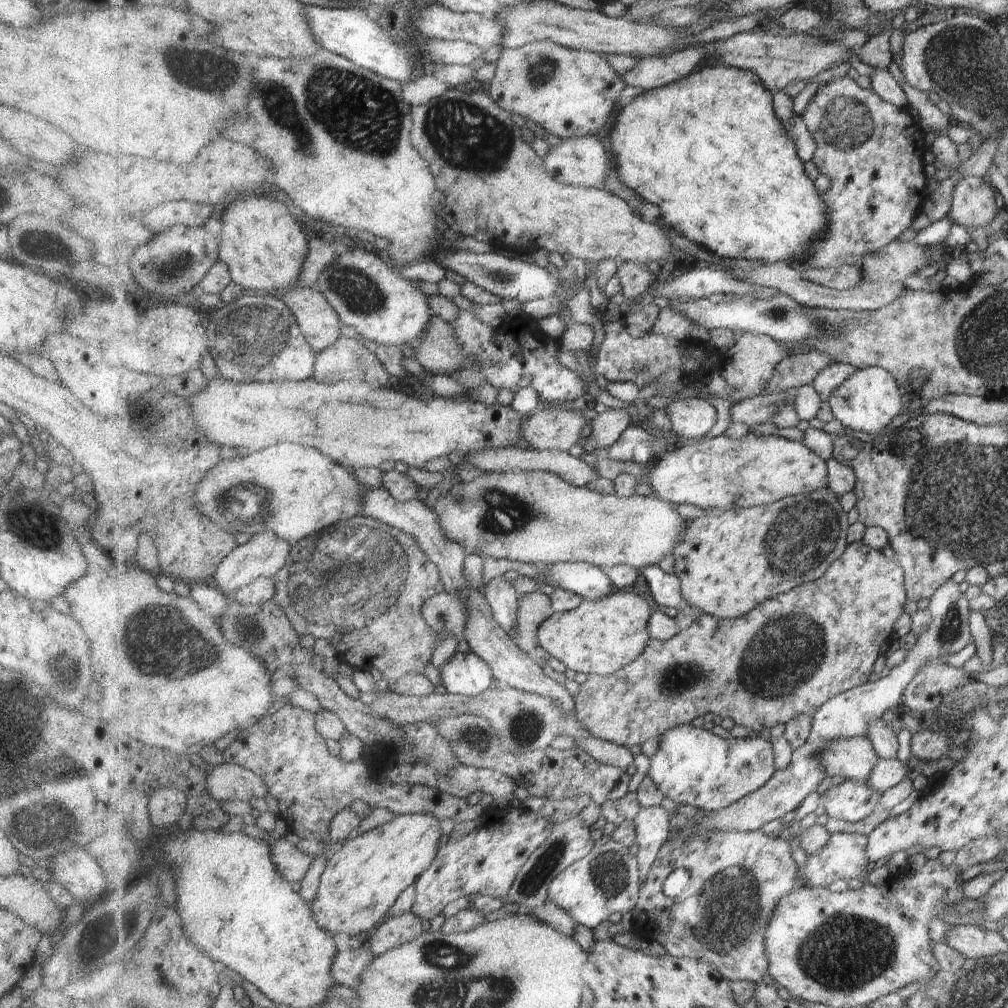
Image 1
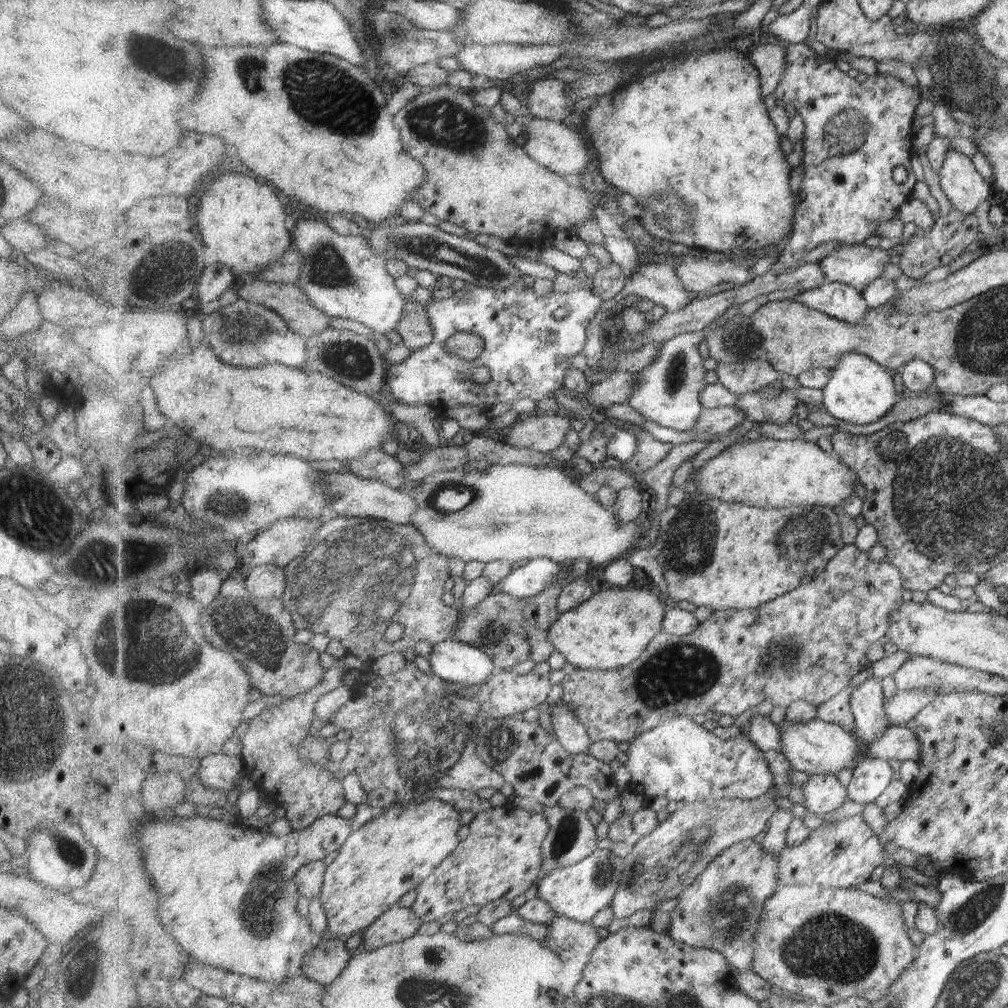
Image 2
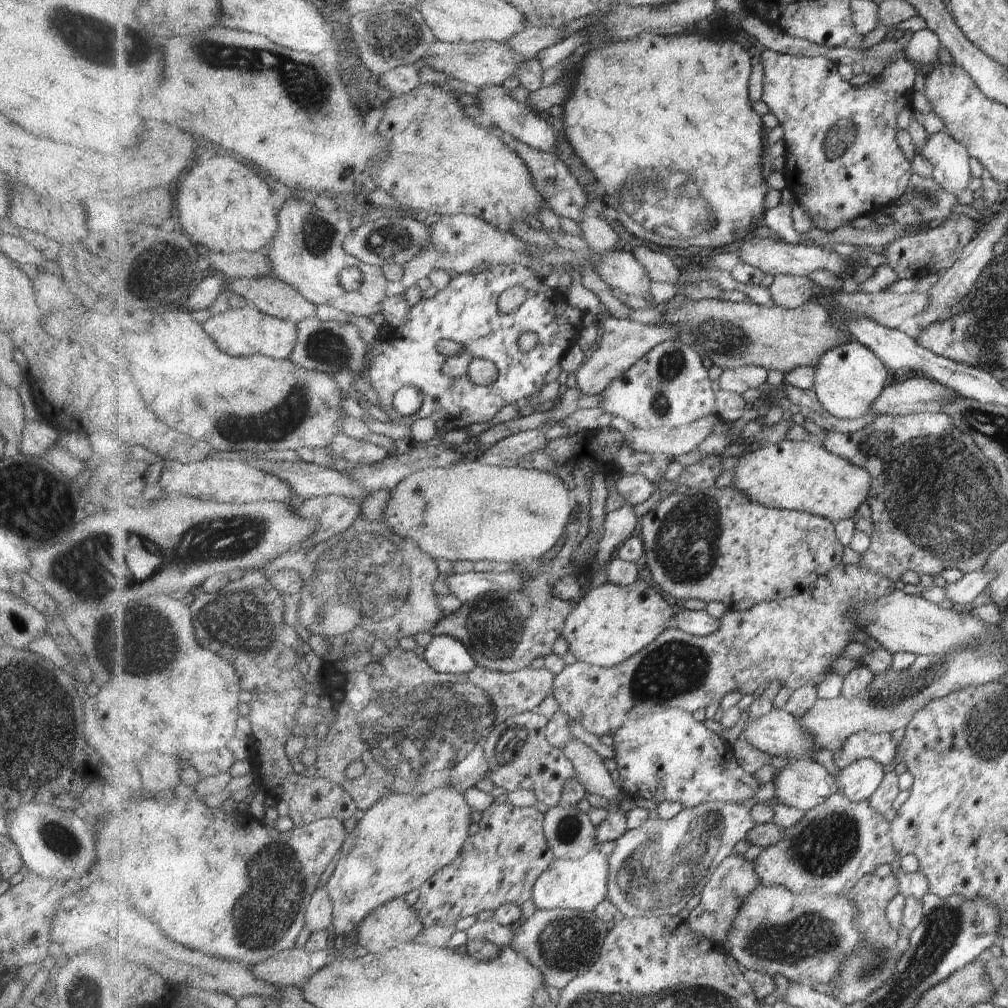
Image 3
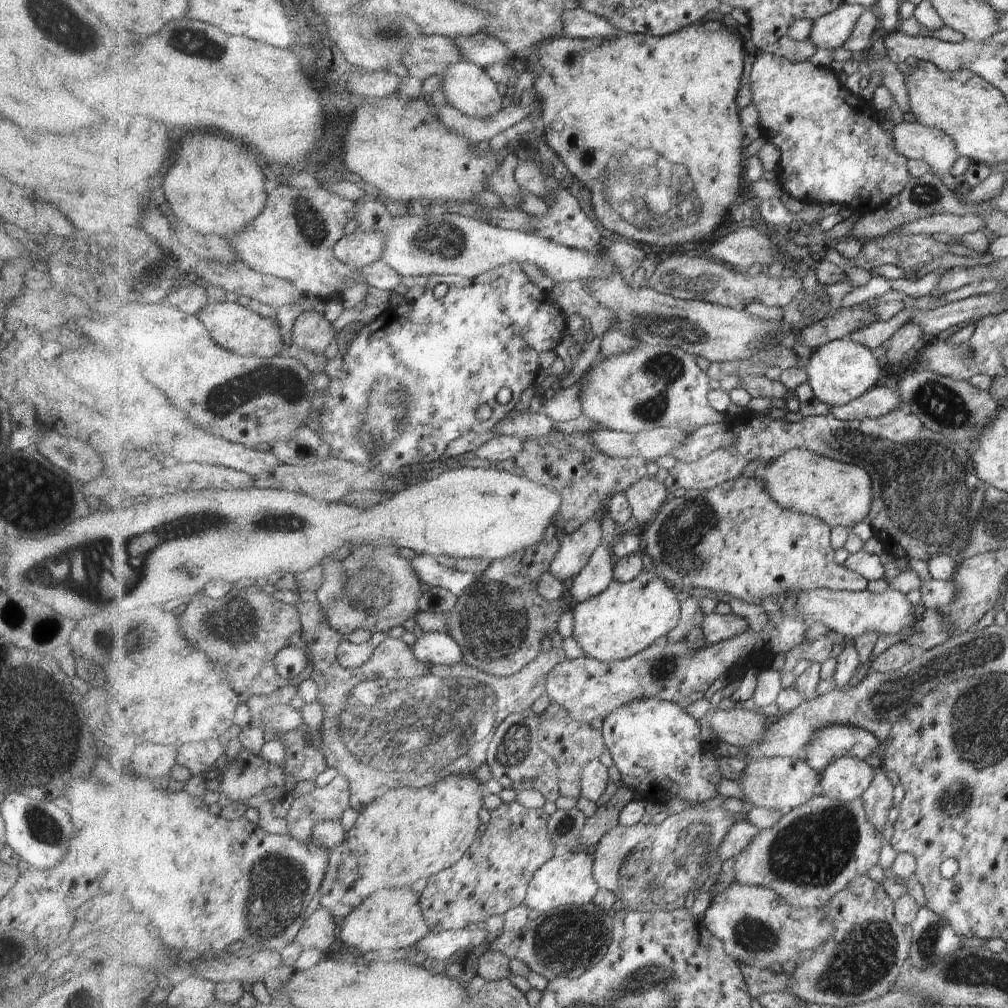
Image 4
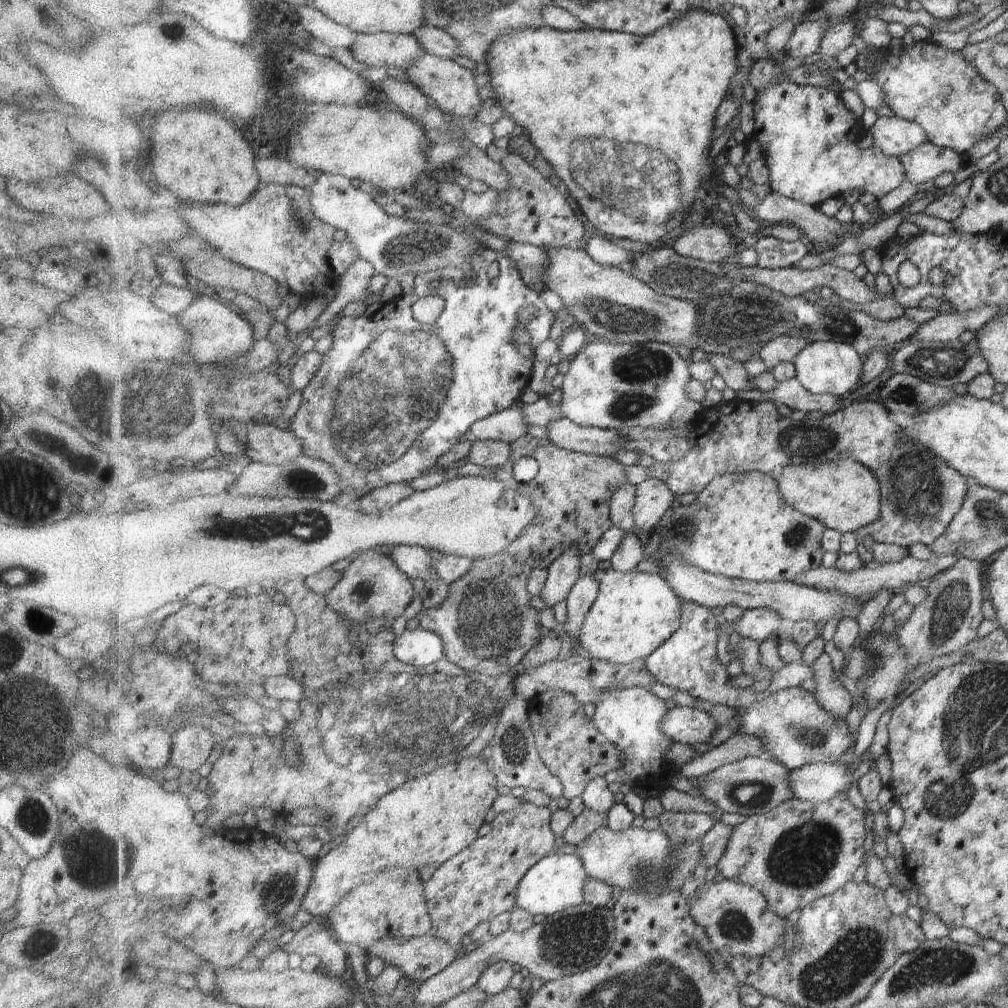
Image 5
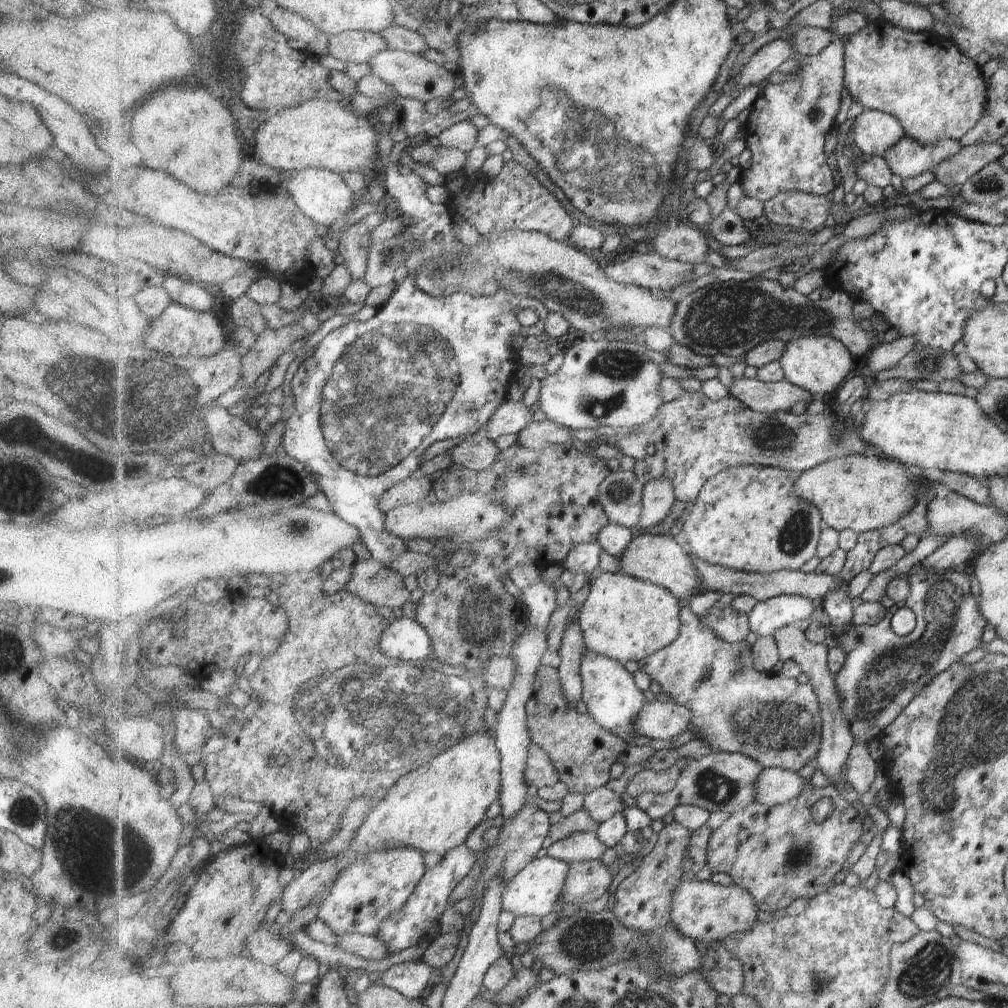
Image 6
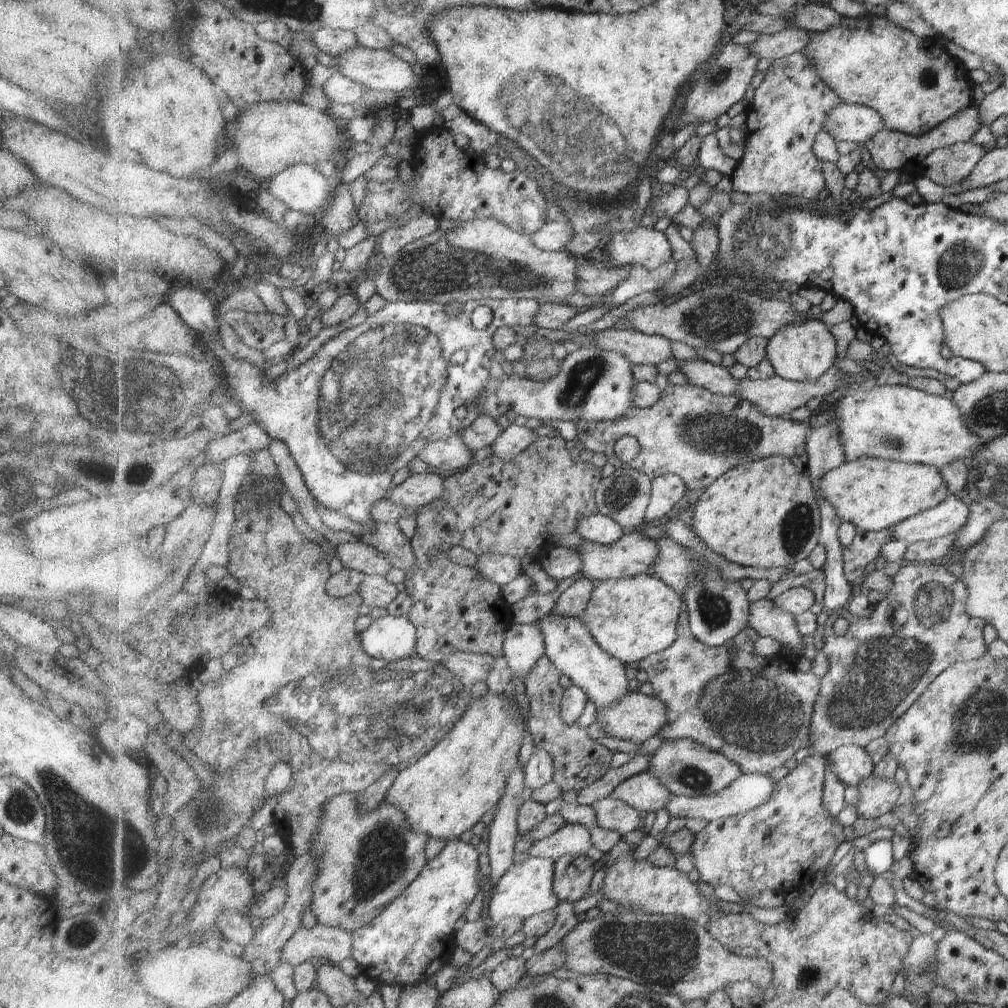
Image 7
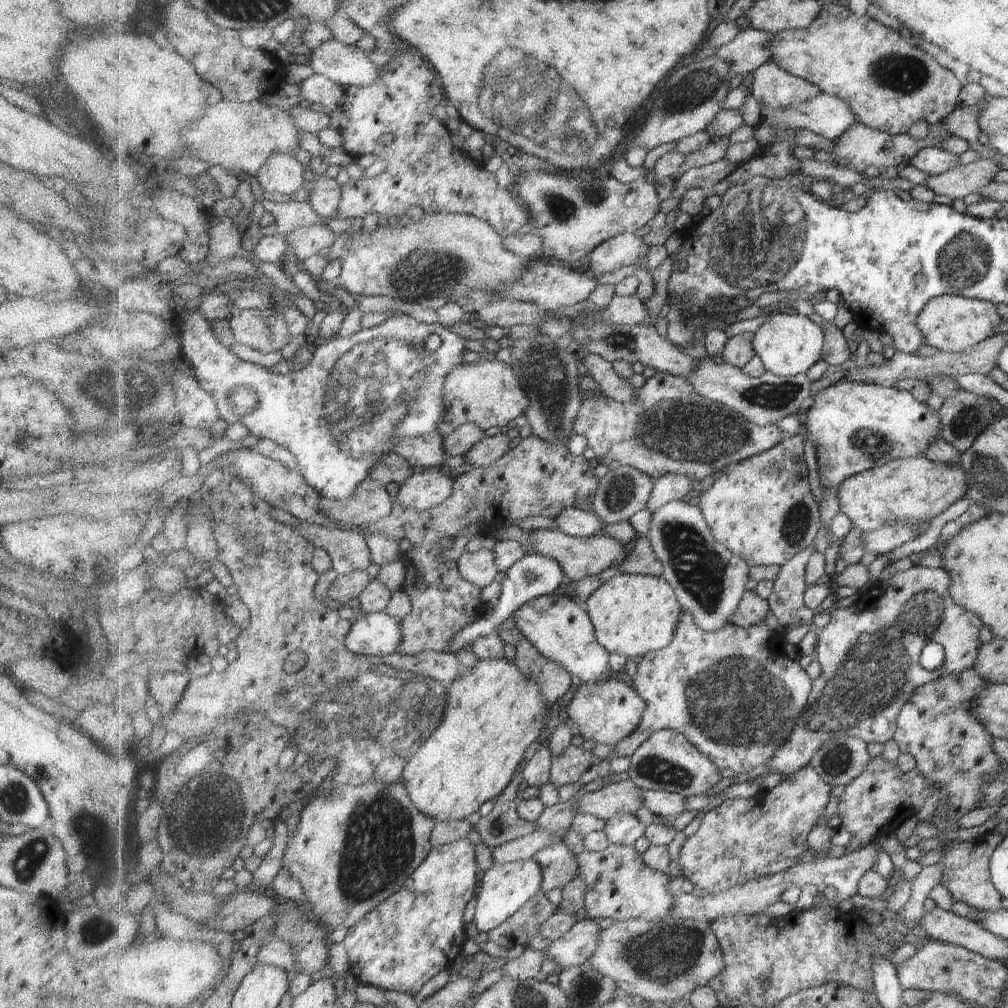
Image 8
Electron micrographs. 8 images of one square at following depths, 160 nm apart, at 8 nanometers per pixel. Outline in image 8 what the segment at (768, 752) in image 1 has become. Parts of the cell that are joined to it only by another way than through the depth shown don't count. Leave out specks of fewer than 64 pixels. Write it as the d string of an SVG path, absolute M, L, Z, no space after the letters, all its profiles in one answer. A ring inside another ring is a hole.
M546 595L531 602L527 602L525 606L521 606L515 612L514 621L515 629L523 632L525 637L549 660L559 662L572 677L577 684L595 684L595 682L605 682L607 678L611 678L609 672L613 672L613 668L609 666L610 653L597 641L596 627L593 625L590 615L585 607L577 604L574 600L563 595Z

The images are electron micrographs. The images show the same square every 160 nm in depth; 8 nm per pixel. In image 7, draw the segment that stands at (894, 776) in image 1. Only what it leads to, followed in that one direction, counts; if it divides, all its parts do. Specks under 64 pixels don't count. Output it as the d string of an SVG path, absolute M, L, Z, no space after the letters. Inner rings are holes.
M743 774L728 789L721 790L719 794L713 794L713 796L689 798L673 795L666 809L672 818L700 819L711 823L721 818L736 816L737 814L747 813L758 808L775 794L775 788L777 788L777 781L772 780L767 774Z

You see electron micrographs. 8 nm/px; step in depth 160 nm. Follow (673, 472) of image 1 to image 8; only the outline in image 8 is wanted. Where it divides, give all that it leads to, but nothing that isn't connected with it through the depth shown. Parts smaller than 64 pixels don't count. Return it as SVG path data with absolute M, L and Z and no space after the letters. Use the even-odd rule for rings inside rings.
M921 456L913 458L898 459L866 470L853 477L845 478L839 486L838 496L841 512L845 514L853 523L854 527L861 528L865 533L881 529L886 525L897 524L897 522L907 523L907 526L919 525L931 521L938 514L941 514L951 504L957 502L968 493L968 484L964 471L958 464L935 463Z

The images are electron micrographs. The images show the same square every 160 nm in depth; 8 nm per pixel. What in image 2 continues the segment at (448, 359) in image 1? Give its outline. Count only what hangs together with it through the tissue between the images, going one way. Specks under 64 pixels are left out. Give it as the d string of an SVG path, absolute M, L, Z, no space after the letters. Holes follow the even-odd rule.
M407 298L407 312L396 332L411 351L429 346L434 340L431 321L425 306Z

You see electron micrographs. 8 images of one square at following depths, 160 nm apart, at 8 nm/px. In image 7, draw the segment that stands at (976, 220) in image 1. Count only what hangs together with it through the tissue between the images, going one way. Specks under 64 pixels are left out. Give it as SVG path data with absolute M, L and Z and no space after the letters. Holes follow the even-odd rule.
M844 102L828 114L823 131L828 132L837 144L842 141L866 144L885 128L881 115L875 109Z

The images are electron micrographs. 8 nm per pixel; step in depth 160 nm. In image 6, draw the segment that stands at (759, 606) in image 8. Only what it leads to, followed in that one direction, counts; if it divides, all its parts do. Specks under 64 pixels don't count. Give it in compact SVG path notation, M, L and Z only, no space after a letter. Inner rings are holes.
M794 625L777 629L773 637L778 645L781 663L796 661L801 666L802 672L809 678L809 682L817 694L815 699L820 702L824 741L821 742L820 757L816 764L825 777L832 781L831 784L841 786L841 774L843 774L845 763L849 760L849 752L853 750L856 741L851 732L851 724L843 712L843 698L839 696L837 684L835 684L836 675L829 669L830 650L825 644L815 644L815 642L809 641L805 632Z

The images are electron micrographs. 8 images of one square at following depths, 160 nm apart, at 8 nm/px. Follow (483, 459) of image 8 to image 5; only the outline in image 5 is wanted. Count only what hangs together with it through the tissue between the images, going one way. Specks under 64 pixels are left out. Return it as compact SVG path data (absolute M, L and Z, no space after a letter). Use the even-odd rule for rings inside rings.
M566 417L545 427L548 432L545 439L555 442L557 447L587 455L610 457L624 451L626 444L631 442L618 436L615 429L580 426Z

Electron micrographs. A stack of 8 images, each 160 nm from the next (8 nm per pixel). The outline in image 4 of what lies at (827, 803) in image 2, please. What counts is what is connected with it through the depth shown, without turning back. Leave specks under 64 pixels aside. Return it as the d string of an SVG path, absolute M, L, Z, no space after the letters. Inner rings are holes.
M773 757L755 759L746 764L744 773L735 780L744 793L745 807L768 808L787 814L813 797L823 795L821 772L816 771L805 759Z

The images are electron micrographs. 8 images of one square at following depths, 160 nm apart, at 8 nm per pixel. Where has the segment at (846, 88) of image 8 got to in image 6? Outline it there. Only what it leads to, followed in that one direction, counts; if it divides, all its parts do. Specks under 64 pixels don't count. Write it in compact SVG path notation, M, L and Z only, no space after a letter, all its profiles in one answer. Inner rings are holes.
M886 19L869 21L865 30L842 38L844 52L844 85L852 96L866 108L895 116L905 126L905 137L920 144L932 144L941 138L958 142L973 128L985 110L986 79L971 58L965 58L950 40L933 31L905 31L891 25Z

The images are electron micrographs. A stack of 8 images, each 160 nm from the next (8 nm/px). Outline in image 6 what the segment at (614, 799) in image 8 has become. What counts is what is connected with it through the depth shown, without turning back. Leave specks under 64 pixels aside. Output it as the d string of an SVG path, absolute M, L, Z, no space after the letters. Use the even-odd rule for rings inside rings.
M684 757L677 761L677 764L669 770L654 772L653 770L643 770L635 774L627 788L627 794L637 801L637 798L645 792L655 792L655 794L666 794L671 792L677 785L680 772L689 758Z

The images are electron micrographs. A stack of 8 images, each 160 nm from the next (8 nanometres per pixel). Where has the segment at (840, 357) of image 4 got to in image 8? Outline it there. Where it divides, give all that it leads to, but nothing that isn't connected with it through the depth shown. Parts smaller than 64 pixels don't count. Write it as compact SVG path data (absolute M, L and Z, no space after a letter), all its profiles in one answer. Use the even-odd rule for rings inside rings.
M776 310L771 312L769 319L757 329L753 340L755 355L765 362L767 371L781 377L806 373L811 366L821 362L823 346L825 346L825 332L819 319L797 313L780 314Z

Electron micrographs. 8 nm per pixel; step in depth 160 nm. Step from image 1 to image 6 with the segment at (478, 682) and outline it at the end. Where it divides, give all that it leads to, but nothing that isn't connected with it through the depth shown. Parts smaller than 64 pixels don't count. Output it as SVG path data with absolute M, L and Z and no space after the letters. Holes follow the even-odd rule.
M392 619L381 638L381 651L397 661L423 661L435 658L433 642L427 630L416 620Z

